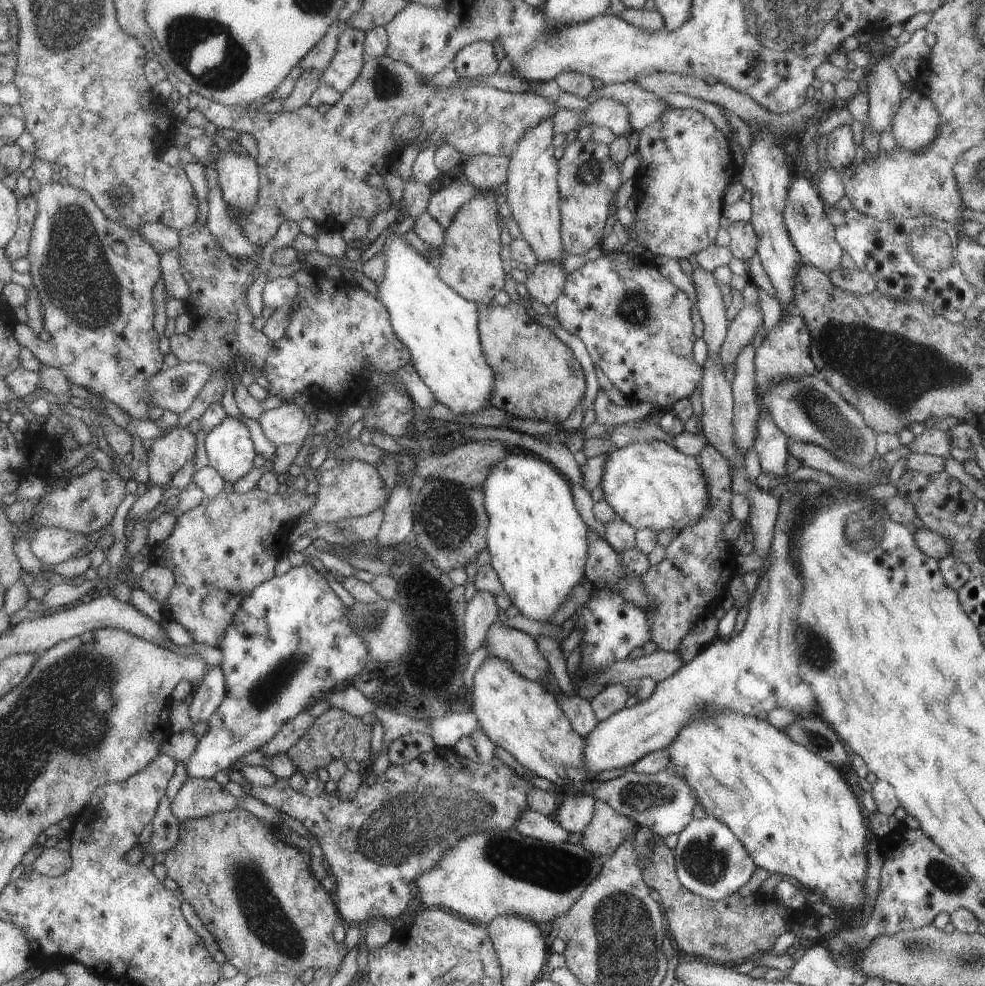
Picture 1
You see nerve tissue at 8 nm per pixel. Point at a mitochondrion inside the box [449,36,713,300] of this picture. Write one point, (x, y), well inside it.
(590, 172)

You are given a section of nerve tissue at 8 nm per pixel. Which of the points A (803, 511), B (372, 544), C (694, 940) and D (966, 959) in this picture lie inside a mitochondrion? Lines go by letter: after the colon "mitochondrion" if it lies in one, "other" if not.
A: other
B: other
C: other
D: mitochondrion

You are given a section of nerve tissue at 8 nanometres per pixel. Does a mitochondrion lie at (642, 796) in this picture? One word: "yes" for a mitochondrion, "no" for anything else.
yes

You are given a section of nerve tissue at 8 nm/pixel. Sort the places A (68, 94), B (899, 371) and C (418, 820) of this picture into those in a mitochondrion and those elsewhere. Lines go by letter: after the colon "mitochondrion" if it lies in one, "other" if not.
A: other
B: mitochondrion
C: mitochondrion

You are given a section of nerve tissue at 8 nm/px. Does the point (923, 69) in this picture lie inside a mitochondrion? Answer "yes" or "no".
no

